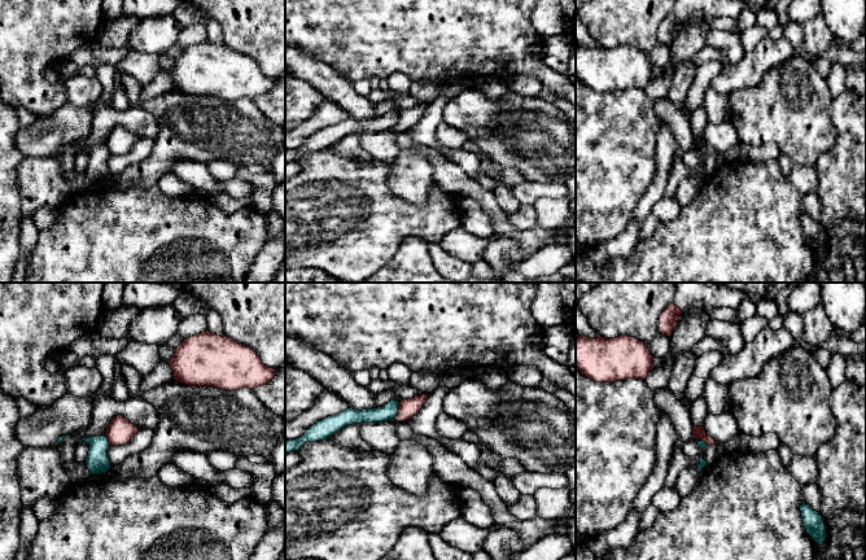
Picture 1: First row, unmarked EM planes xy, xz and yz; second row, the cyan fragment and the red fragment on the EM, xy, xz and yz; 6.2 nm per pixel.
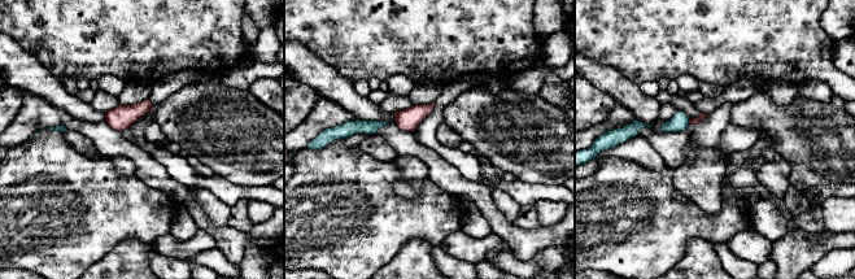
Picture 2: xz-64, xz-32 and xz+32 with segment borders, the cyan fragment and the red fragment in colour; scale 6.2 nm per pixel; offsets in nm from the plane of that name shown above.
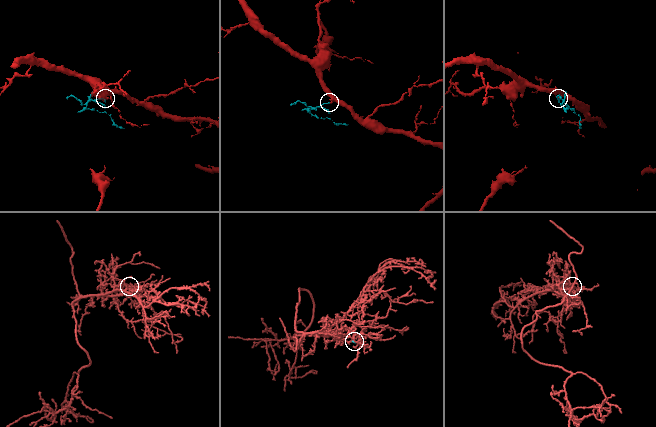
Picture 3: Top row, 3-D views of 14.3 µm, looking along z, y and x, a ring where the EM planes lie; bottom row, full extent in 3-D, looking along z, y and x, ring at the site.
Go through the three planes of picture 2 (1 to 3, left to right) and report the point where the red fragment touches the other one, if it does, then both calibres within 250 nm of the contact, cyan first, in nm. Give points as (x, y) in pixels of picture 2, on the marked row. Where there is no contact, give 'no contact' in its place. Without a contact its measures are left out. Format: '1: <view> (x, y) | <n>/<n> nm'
1: no contact
2: no contact
3: xz+32 (688, 121) | 110/50 nm

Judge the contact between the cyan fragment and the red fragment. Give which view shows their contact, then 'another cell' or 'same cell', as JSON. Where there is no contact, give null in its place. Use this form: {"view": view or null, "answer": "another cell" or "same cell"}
{"view": "xz", "answer": "another cell"}

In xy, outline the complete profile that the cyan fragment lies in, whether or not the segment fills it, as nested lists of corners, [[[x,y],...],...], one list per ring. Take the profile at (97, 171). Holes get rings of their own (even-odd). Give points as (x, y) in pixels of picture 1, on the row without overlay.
[[[105,145],[88,146],[79,150],[89,154],[86,174],[91,184],[105,183],[110,178],[108,166],[109,150]]]

